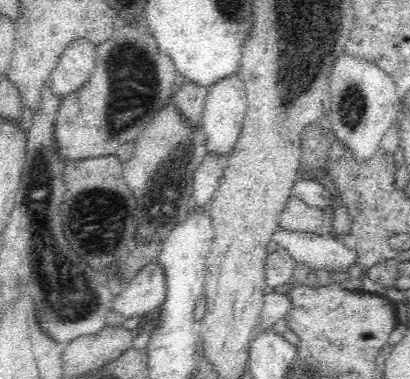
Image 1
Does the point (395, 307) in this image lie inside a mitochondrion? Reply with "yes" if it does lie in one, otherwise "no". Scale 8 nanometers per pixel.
no

